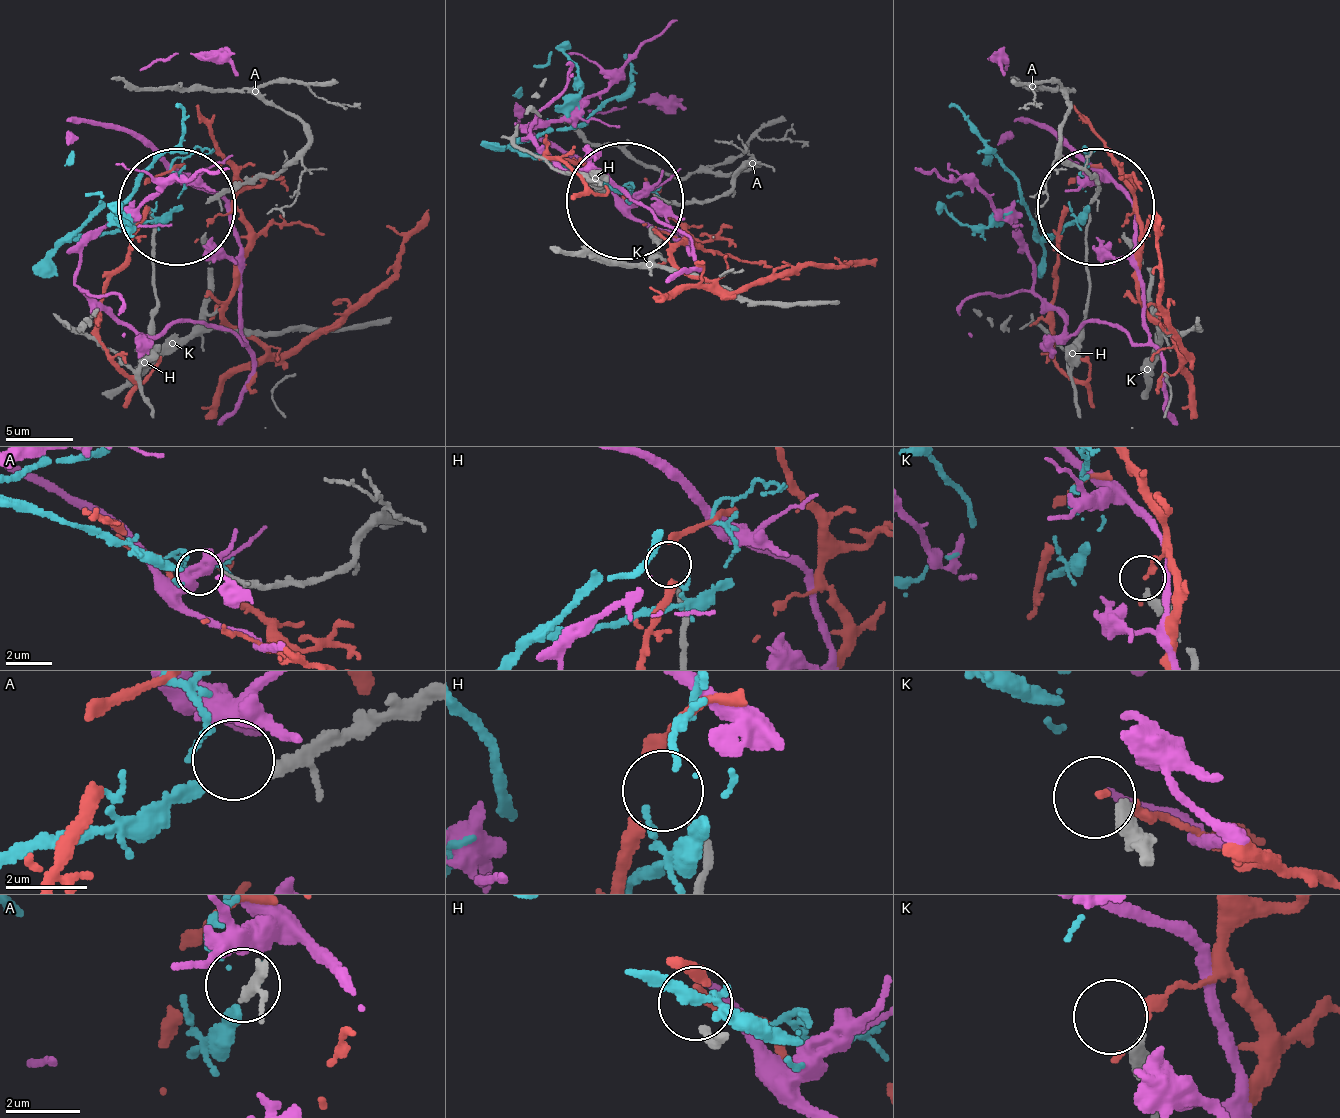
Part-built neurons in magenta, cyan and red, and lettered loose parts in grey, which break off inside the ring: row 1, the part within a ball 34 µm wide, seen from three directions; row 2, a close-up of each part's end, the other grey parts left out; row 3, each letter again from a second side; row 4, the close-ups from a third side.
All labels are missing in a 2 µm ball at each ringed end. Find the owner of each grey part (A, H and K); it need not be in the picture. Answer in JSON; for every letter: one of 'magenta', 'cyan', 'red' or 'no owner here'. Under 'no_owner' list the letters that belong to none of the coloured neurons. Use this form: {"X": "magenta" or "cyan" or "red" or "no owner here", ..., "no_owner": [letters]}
{"A": "cyan", "H": "no owner here", "K": "no owner here", "no_owner": ["H", "K"]}

